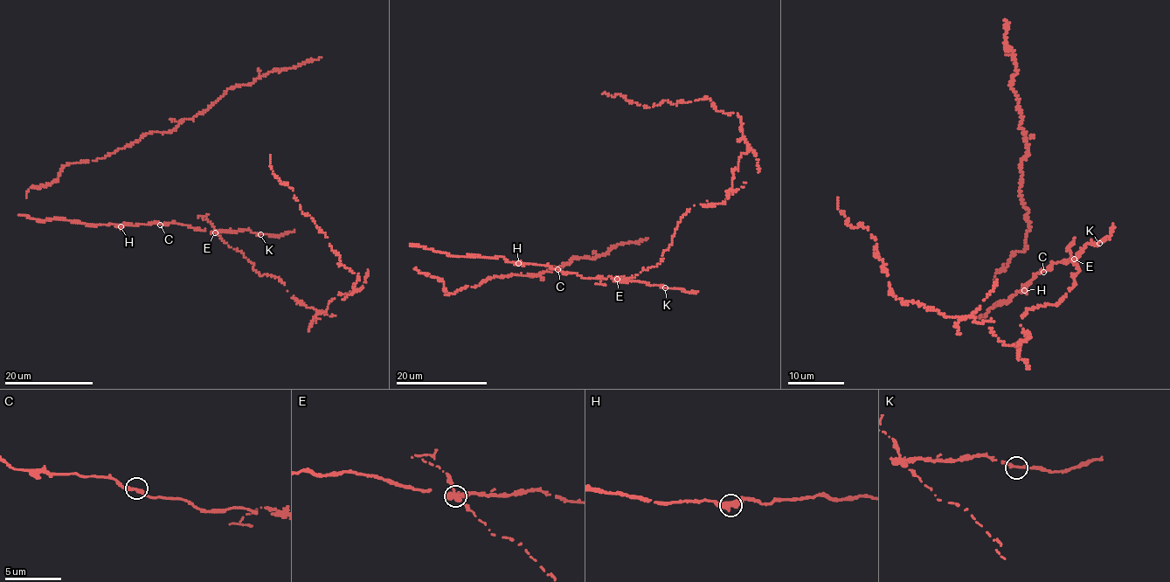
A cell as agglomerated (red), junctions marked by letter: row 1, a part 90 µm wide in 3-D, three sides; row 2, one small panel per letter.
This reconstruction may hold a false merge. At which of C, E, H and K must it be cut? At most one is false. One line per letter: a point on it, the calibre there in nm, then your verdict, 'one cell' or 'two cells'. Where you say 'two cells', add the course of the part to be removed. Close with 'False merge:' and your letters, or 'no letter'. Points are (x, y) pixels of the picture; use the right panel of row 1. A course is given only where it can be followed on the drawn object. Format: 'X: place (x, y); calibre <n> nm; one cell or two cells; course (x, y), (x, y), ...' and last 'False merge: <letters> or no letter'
C: place (1043, 272); calibre 320 nm; one cell
E: place (1074, 259); calibre 400 nm; two cells; course (1074, 259), (1076, 285), (1004, 345), (991, 321), (891, 294), (838, 198)
H: place (1024, 290); calibre 400 nm; one cell
K: place (1099, 243); calibre 260 nm; one cell
False merge: E

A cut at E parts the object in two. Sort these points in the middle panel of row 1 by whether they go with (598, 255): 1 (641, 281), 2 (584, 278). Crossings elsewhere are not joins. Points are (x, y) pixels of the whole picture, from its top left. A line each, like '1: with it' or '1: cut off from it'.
1: with it
2: with it

